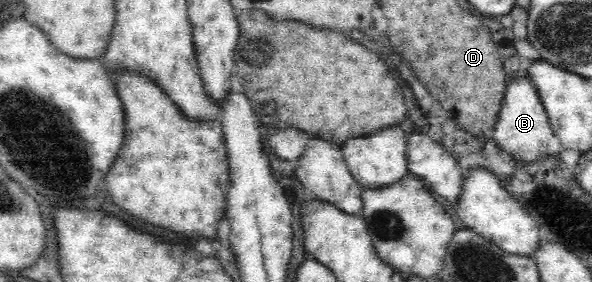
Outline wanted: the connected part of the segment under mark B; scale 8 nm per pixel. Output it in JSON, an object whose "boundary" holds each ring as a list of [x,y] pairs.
{"boundary":[[[514,74],[514,76],[506,76],[503,96],[502,104],[492,126],[494,141],[516,159],[522,159],[526,163],[544,158],[548,140],[555,134],[540,95],[536,90],[536,85],[532,83],[532,79],[528,75],[519,76]]]}

